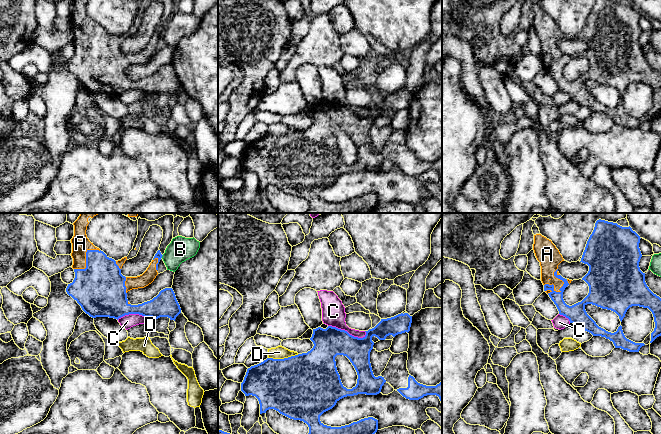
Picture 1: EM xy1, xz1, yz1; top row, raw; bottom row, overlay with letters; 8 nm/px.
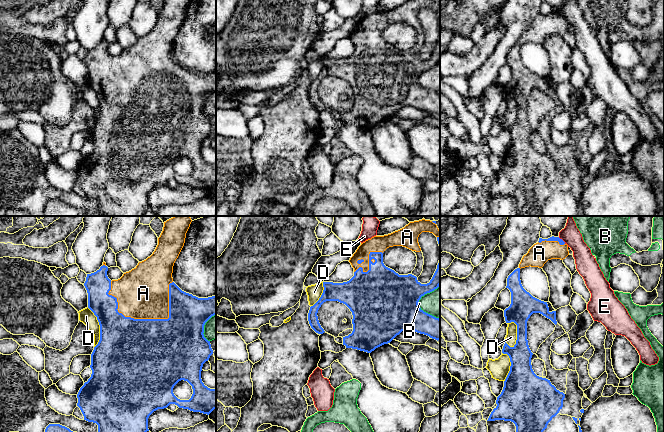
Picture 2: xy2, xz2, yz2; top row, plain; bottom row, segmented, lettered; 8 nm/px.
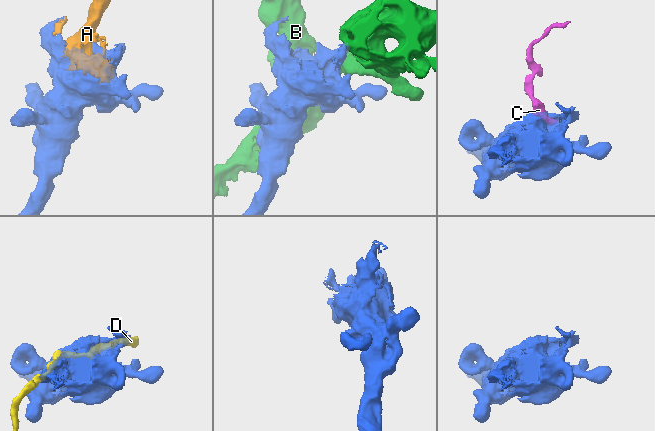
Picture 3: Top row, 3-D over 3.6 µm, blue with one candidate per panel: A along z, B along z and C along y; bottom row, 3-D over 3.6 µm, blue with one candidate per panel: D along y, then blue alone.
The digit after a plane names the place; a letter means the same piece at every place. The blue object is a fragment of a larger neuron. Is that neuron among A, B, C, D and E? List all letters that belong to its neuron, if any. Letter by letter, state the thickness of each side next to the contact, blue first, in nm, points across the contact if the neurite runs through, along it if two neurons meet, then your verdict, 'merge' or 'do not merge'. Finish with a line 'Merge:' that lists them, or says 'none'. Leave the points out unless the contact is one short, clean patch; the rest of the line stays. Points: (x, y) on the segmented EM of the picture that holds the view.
A: calibres 480 and 420 nm; merge
B: calibres 500 and 220 nm; do not merge
C: calibres 240 and 190 nm; border xz1 (328, 325), (346, 330), (358, 337), (363, 337), (366, 334); do not merge
D: calibres 440 and 120 nm; do not merge
E: calibres 50 and 160 nm; border yz2 (558, 237), (565, 243); do not merge
Merge: A

